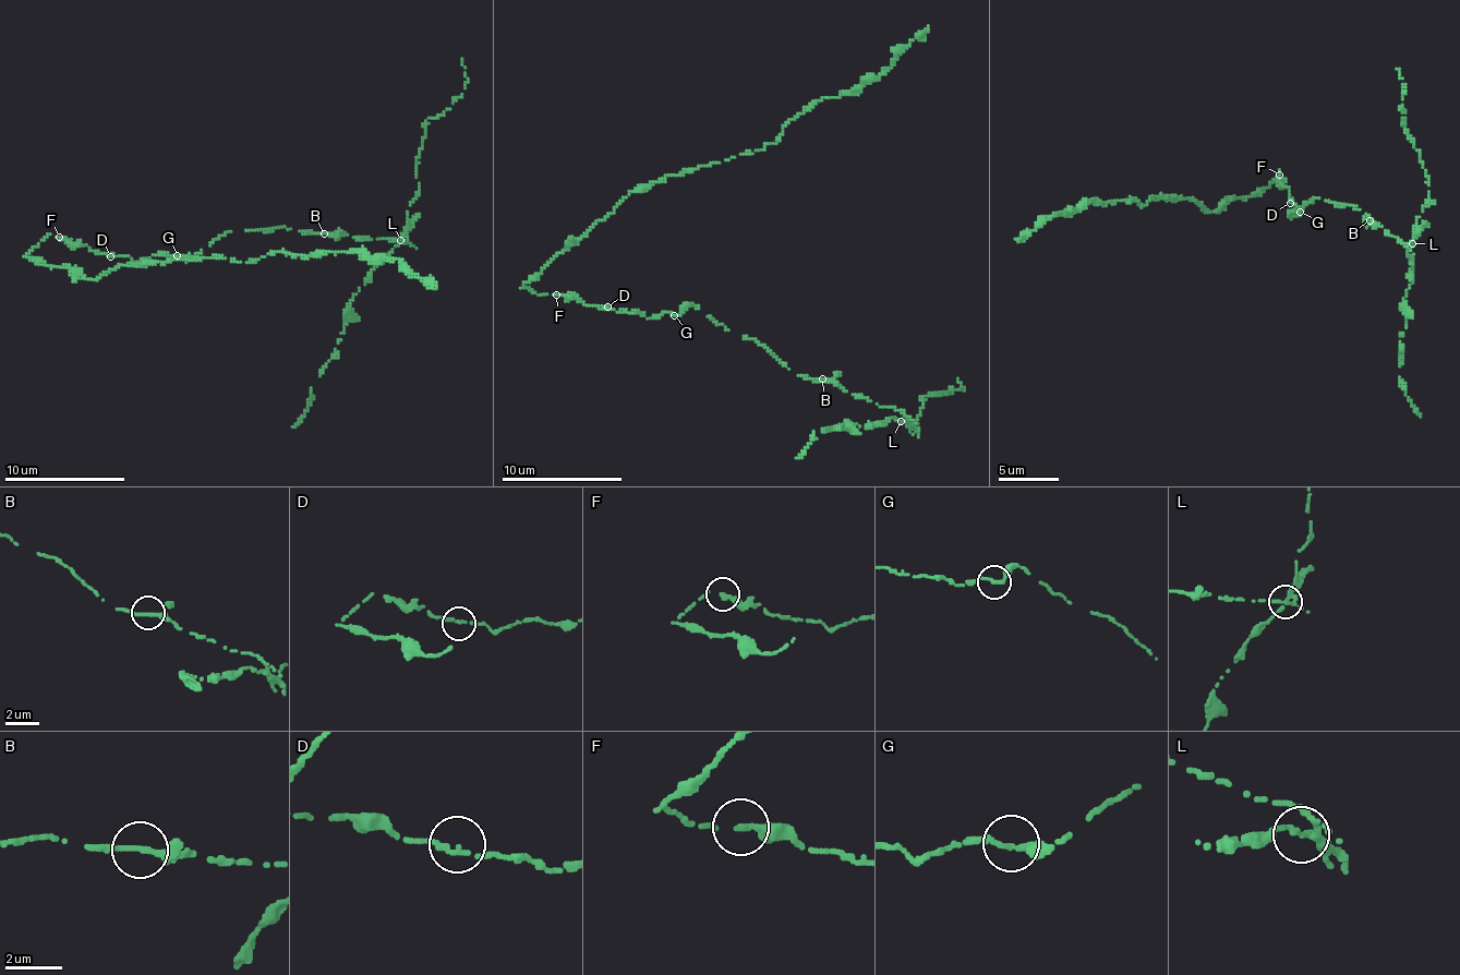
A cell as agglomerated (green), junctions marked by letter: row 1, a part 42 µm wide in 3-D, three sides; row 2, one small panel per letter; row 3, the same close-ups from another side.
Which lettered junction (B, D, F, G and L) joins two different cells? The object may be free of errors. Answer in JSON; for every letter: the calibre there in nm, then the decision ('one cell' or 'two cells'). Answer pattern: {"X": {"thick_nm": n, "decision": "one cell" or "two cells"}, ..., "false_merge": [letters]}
{"B": {"thick_nm": 200, "decision": "one cell"}, "D": {"thick_nm": 180, "decision": "one cell"}, "F": {"thick_nm": 240, "decision": "one cell"}, "G": {"thick_nm": 200, "decision": "one cell"}, "L": {"thick_nm": 200, "decision": "two cells"}, "false_merge": ["L"]}

